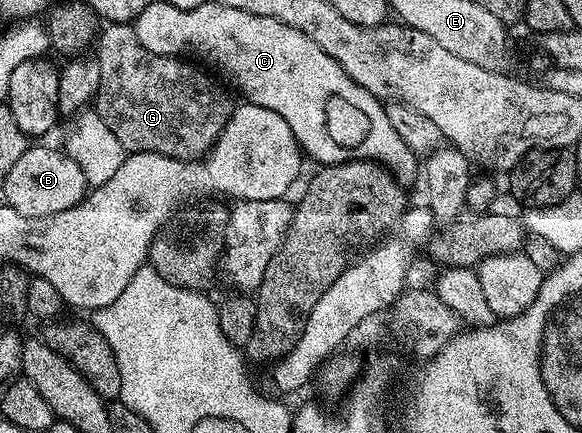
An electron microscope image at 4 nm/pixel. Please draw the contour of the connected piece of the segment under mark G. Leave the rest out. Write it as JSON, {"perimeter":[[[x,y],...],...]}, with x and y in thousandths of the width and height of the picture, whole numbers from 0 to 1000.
{"perimeter":[[[220,51],[180,53],[163,111],[162,136],[172,157],[172,178],[162,224],[162,256],[175,282],[182,282],[182,291],[189,291],[189,309],[210,328],[213,344],[220,351],[270,351],[308,370],[333,370],[364,344],[364,330],[385,296],[402,240],[356,176],[359,169],[349,155],[316,134],[273,129],[251,115],[237,97],[229,58]]]}

